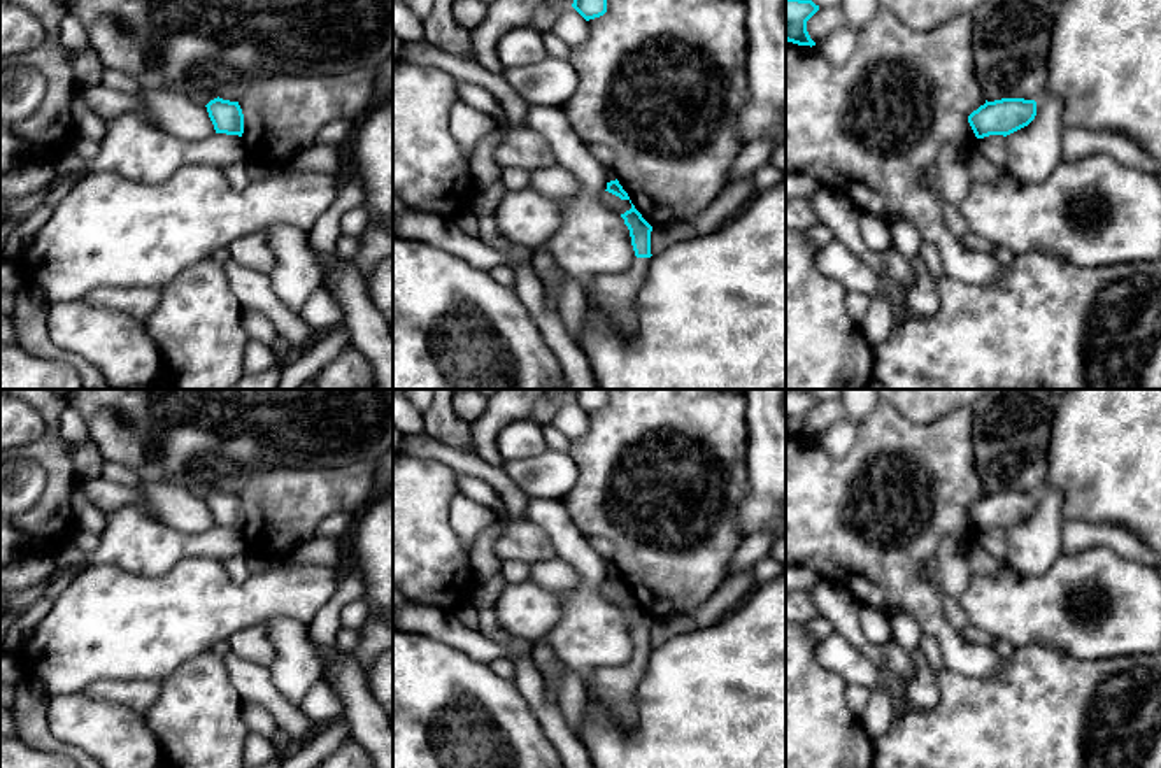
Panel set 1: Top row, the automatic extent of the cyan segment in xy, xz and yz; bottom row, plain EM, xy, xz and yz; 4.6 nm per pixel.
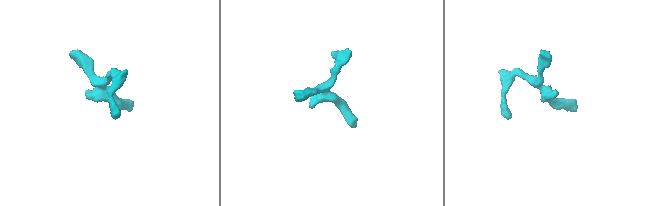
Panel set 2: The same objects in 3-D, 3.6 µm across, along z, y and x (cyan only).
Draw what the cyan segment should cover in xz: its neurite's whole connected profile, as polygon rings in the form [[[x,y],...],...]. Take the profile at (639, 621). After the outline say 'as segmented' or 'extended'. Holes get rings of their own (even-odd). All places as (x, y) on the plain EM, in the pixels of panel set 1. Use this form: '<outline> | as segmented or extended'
[[[633,596],[621,610],[630,622],[635,652],[621,668],[596,668],[588,673],[588,691],[605,719],[617,729],[631,733],[638,724],[637,689],[652,649],[652,619],[642,610]]] | extended

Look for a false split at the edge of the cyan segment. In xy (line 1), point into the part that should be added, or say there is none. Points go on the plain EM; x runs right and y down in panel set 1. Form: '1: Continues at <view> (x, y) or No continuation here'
1: No continuation here

